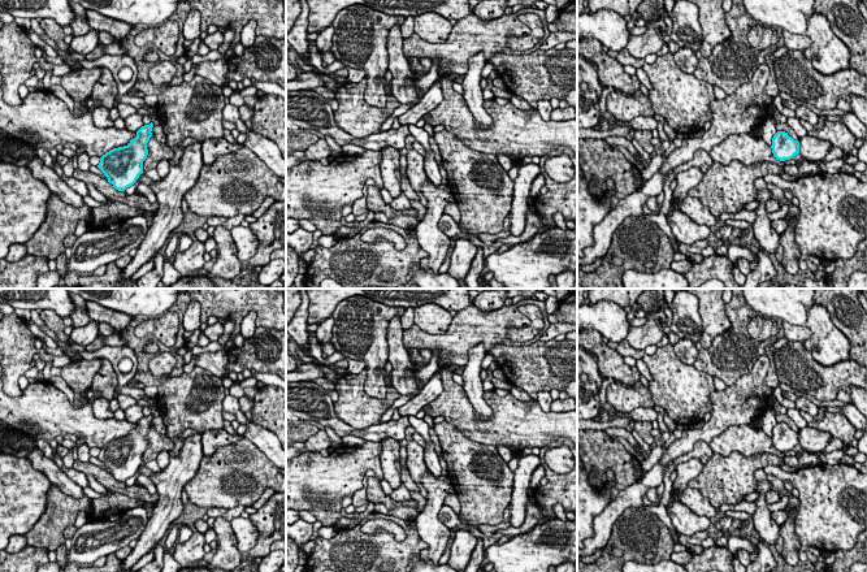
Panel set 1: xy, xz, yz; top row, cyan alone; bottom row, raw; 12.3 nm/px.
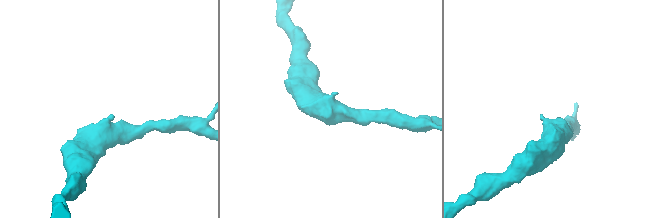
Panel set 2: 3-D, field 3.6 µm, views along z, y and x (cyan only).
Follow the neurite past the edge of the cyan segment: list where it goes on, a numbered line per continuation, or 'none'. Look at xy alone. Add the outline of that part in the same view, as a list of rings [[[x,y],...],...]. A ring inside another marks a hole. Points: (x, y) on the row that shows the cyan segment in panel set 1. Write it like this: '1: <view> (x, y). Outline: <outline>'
none

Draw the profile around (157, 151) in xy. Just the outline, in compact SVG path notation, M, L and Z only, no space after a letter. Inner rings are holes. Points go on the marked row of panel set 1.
M151 136L147 143L148 155L147 159L143 161L143 172L149 169L156 169L157 164L161 160L170 160L174 156L174 151L168 146L162 144Z

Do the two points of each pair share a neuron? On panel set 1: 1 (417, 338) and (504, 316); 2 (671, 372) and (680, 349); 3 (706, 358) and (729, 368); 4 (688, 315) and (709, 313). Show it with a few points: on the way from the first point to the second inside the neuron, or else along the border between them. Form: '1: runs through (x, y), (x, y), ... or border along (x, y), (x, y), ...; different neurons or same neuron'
1: runs through (439, 341), (455, 341), (469, 326), (482, 326); same neuron
2: border along (672, 346), (676, 355), (684, 363), (692, 365); different neurons
3: runs through (711, 360), (722, 360), (724, 363); same neuron
4: border along (698, 302), (702, 328), (699, 341); different neurons

